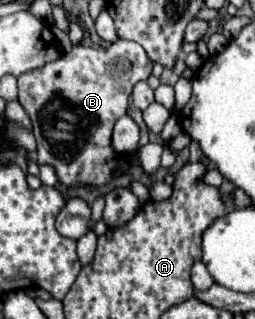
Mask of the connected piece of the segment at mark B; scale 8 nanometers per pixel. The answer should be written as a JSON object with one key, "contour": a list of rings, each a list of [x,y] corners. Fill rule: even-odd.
{"contour":[[[72,18],[68,20],[68,36],[74,44],[72,52],[64,54],[56,62],[46,64],[40,70],[26,72],[18,78],[18,102],[24,106],[34,126],[34,136],[38,142],[38,164],[52,164],[64,186],[102,186],[112,180],[110,172],[114,168],[128,168],[124,164],[124,158],[116,156],[110,148],[110,136],[114,122],[126,114],[128,98],[132,94],[134,84],[140,80],[148,80],[154,62],[146,56],[140,44],[128,40],[116,40],[108,50],[82,46],[80,24]]]}

